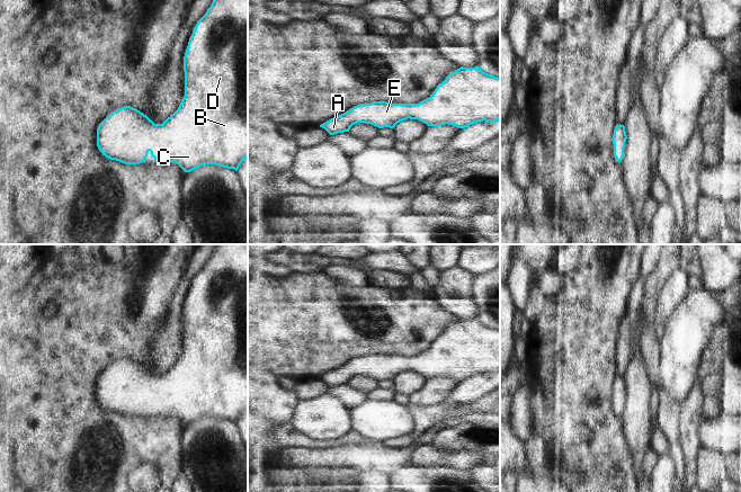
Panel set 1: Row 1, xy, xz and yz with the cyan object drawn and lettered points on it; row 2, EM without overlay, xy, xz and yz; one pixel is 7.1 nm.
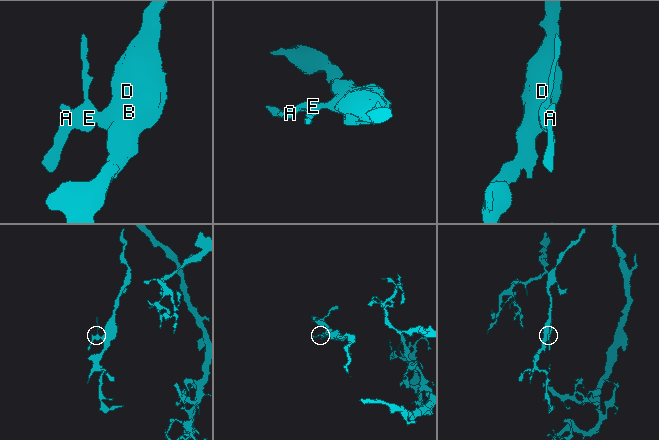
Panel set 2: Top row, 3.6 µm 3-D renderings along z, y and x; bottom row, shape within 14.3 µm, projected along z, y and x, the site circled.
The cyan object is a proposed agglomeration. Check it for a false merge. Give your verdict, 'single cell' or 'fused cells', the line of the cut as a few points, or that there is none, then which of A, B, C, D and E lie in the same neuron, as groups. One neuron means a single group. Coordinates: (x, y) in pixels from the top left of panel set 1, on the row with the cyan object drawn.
single cell | no cut | A B C D E

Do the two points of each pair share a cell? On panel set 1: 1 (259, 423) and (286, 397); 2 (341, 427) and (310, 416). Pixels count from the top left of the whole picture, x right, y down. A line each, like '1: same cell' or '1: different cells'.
1: different cells
2: same cell

